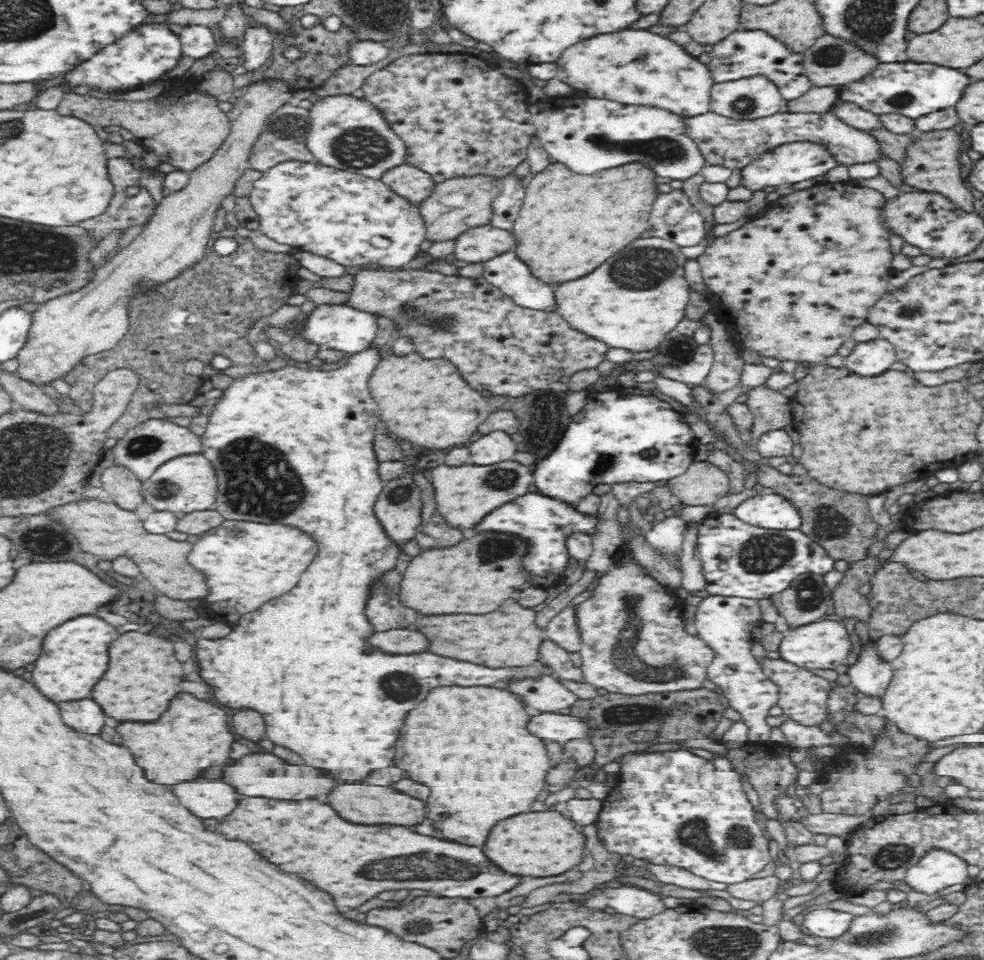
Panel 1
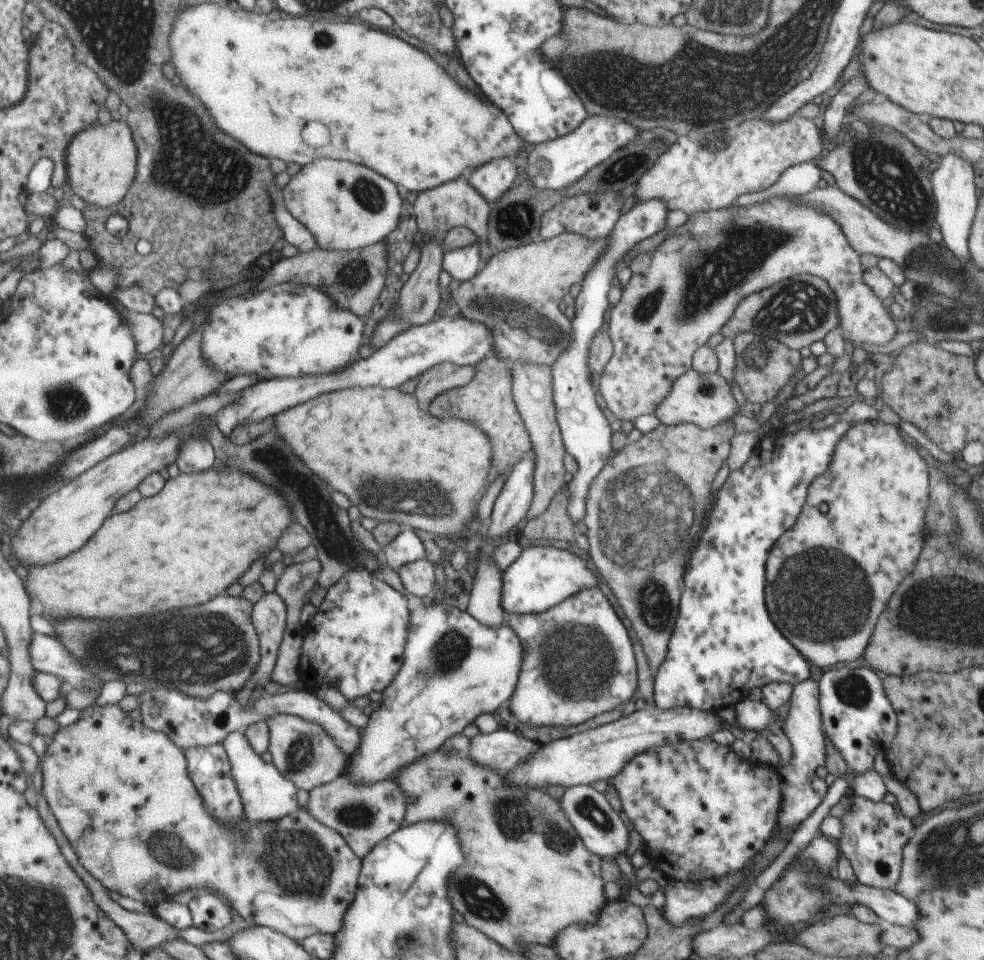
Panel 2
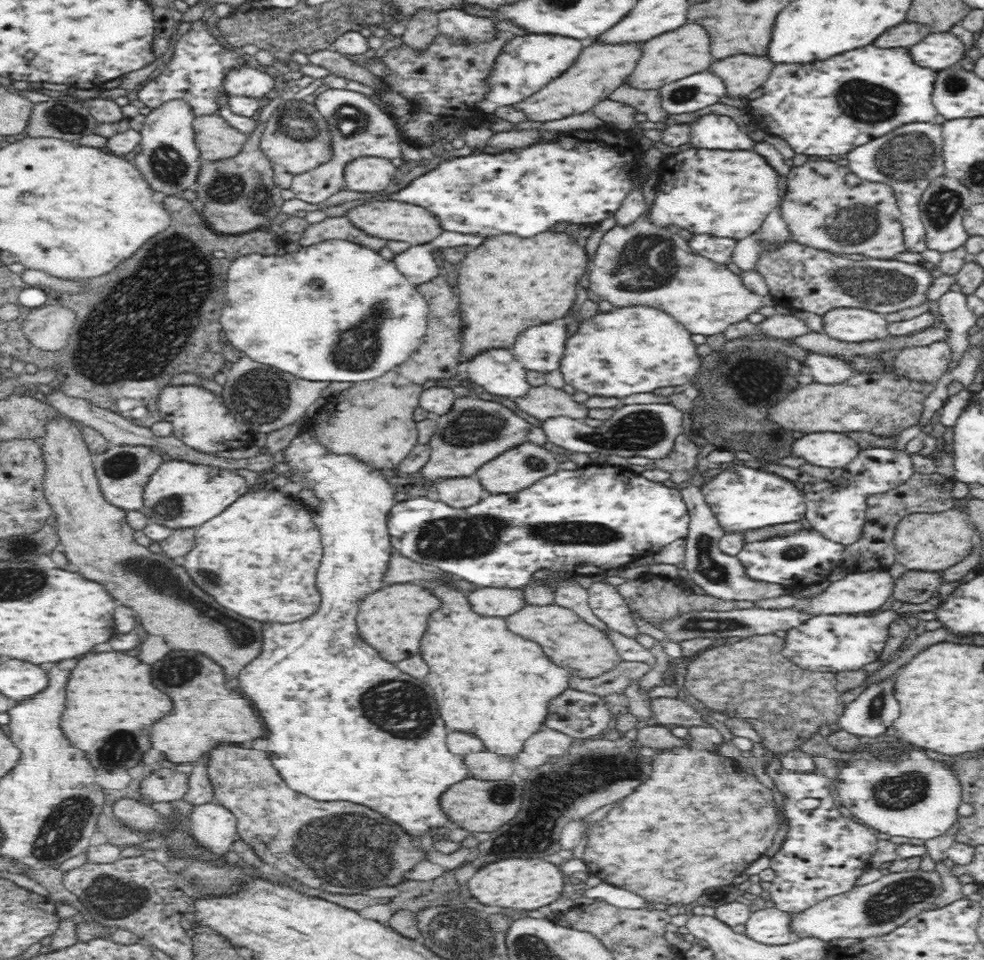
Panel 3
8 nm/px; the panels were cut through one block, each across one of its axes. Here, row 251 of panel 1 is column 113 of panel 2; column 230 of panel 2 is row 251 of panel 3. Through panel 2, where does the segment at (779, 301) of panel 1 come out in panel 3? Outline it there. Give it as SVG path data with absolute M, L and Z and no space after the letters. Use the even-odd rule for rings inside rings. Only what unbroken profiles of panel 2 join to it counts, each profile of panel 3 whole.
M830 160L806 161L794 165L786 180L786 192L780 204L780 216L788 229L790 238L806 247L817 248L836 254L863 254L870 259L888 260L904 252L901 210L892 188L886 184L860 180L850 172L850 167L838 166Z

